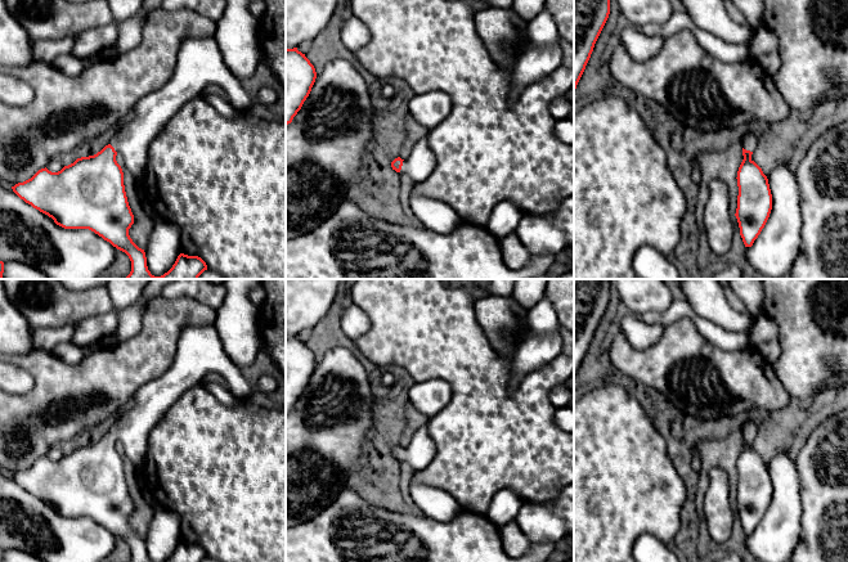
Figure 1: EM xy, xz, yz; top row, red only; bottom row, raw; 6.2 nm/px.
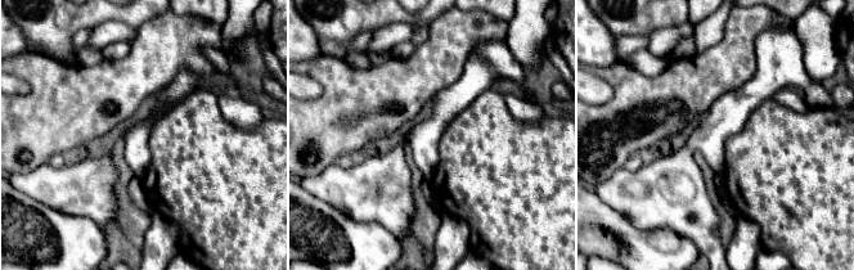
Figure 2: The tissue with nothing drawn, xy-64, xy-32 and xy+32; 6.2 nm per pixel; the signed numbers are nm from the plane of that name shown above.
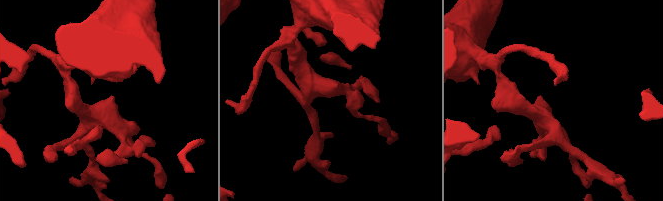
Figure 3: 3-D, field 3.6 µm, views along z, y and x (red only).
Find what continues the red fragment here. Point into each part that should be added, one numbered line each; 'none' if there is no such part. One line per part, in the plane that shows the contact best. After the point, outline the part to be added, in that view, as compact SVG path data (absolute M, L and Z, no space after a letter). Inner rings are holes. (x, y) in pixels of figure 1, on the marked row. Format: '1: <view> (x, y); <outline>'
1: xz (421, 162); M427 138L418 140L410 154L403 161L400 172L410 176L414 183L427 180L436 167L436 157Z

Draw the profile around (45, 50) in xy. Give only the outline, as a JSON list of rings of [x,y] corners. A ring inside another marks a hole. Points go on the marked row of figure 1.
[[[75,35],[63,36],[59,40],[40,40],[32,42],[35,60],[51,63],[58,55],[72,54],[76,37]]]

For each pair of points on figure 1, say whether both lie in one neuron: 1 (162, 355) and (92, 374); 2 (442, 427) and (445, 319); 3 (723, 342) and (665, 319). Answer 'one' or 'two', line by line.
1: one
2: one
3: one

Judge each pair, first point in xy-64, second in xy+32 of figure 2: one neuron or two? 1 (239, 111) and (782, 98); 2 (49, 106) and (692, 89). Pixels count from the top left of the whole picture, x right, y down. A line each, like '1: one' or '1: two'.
1: one
2: one

